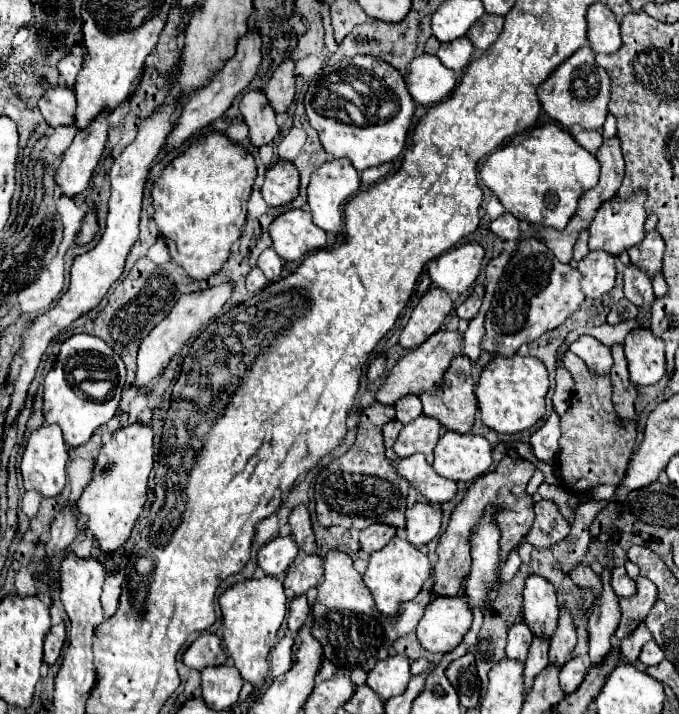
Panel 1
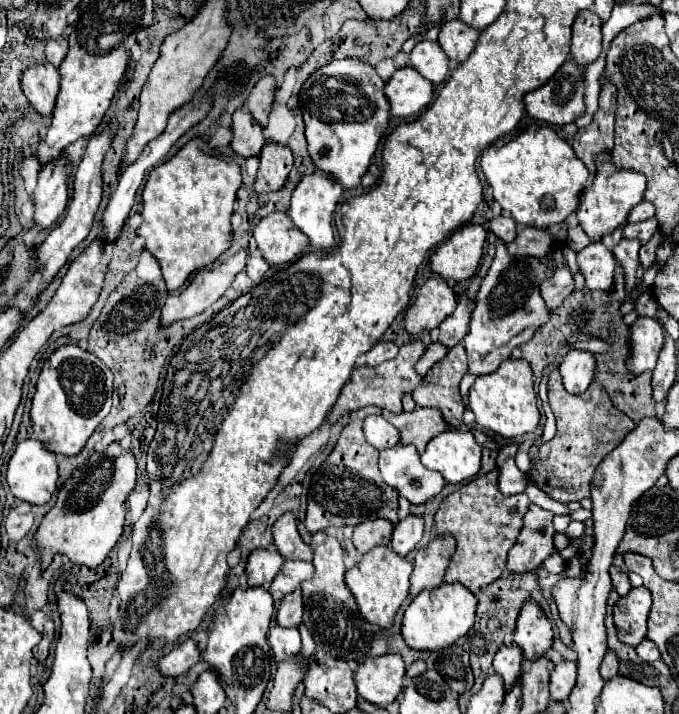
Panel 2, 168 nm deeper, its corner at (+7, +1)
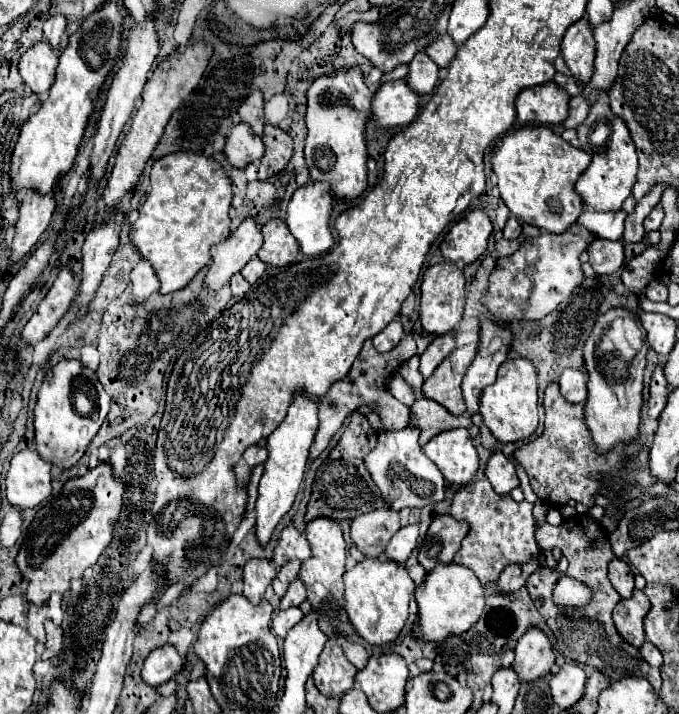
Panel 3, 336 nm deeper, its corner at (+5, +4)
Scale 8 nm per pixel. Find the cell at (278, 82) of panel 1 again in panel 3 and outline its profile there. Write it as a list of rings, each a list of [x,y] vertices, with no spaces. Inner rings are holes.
[[[253,92],[247,96],[247,100],[239,106],[239,118],[241,122],[249,124],[257,136],[263,136],[263,94]]]

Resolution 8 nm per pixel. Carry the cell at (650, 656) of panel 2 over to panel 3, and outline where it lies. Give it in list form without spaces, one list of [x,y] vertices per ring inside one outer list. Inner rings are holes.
[[[643,644],[643,648],[641,648],[641,656],[643,656],[643,660],[649,664],[649,666],[653,666],[653,668],[659,668],[661,664],[663,664],[663,658],[661,658],[661,652],[653,646],[653,644]]]

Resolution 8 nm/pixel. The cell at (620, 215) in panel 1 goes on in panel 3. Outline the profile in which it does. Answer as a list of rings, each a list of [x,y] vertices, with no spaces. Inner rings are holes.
[[[601,92],[599,102],[589,110],[589,116],[585,118],[585,122],[577,126],[577,136],[579,136],[581,148],[593,156],[589,168],[587,168],[587,170],[583,172],[583,176],[577,180],[577,192],[581,194],[581,198],[583,198],[585,204],[589,204],[591,208],[595,208],[595,210],[599,210],[599,212],[621,210],[621,204],[625,202],[627,196],[631,196],[631,190],[633,190],[633,184],[635,184],[637,152],[635,152],[635,144],[633,144],[633,140],[631,140],[631,134],[629,134],[625,122],[611,112],[607,92]],[[599,120],[607,120],[607,122],[609,122],[609,126],[611,126],[611,136],[607,138],[607,144],[605,144],[605,146],[595,148],[595,146],[591,146],[591,142],[589,142],[589,134],[591,134],[591,130],[595,128],[595,124],[597,124]]]

